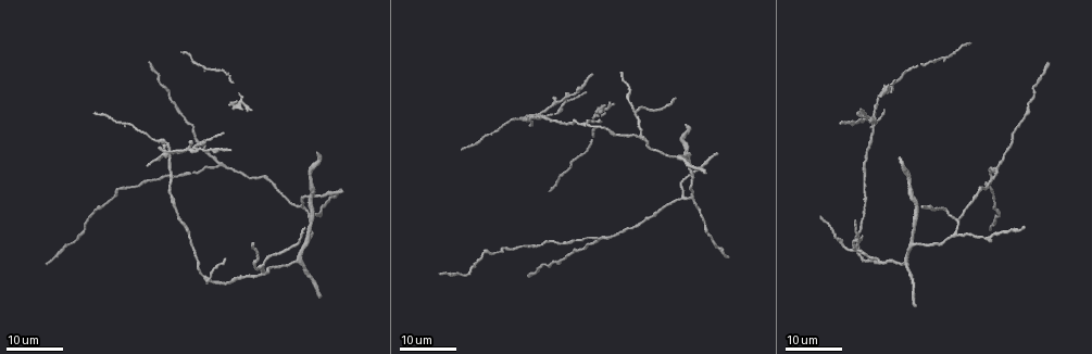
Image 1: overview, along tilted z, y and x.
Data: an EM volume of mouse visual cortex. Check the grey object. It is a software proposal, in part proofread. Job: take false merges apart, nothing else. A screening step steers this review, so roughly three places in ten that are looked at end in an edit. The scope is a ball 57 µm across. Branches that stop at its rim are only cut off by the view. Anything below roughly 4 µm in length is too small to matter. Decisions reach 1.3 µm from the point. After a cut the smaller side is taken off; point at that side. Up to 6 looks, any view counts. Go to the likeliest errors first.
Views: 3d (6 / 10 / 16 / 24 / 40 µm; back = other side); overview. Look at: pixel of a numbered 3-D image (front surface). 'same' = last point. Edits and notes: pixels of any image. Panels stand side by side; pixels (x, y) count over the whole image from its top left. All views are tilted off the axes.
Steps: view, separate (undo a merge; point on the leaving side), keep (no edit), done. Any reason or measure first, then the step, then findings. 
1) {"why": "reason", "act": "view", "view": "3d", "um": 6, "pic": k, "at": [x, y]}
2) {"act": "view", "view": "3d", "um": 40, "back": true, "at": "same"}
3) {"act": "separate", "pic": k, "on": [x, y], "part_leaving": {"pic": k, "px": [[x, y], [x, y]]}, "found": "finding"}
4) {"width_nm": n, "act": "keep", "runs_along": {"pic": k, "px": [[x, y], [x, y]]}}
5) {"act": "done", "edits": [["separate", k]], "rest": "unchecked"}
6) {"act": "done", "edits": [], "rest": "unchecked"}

{"why": "a fork", "act": "view", "view": "3d", "um": 24, "pic": 1, "at": [879, 264]}

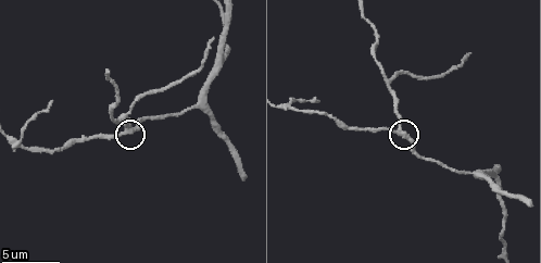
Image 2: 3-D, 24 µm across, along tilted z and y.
{"act": "view", "view": "3d", "um": 6, "pic": 2, "at": [398, 133]}

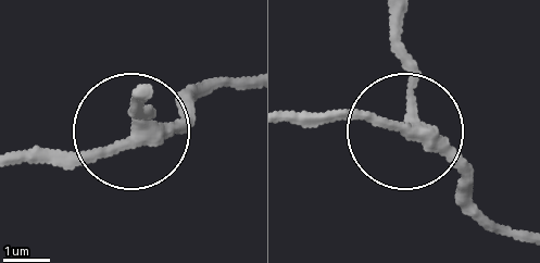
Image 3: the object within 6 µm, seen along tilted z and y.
{"act": "keep", "runs_along": {"pic": 3, "px": [[220, 83], [140, 128], [141, 87]]}, "found": "one neuron here"}

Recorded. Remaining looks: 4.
{"why": "four or more arms meet", "act": "view", "view": "3d", "um": 16, "pic": 1, "at": [171, 150]}

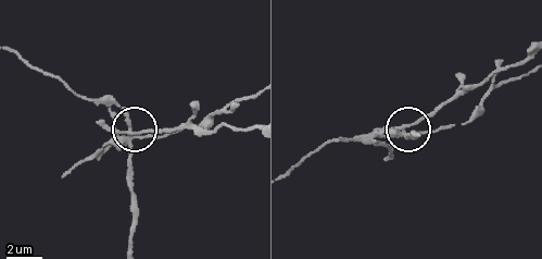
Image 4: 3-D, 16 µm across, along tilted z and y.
{"act": "view", "view": "3d", "um": 10, "at": "same"}

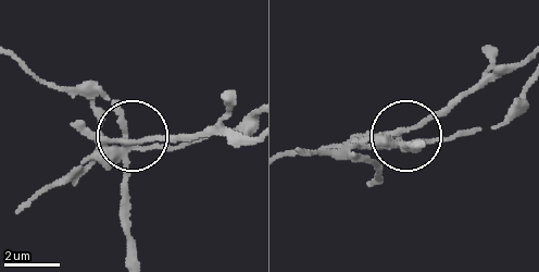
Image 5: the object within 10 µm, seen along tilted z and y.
{"act": "separate", "pic": 5, "on": [87, 171], "part_leaving": {"pic": 5, "px": [[127, 153], [202, 139], [246, 122]]}, "found": "two neurons meet here"}

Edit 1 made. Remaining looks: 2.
{"why": "a fork", "act": "view", "view": "3d", "um": 24, "pic": 1, "at": [602, 237]}

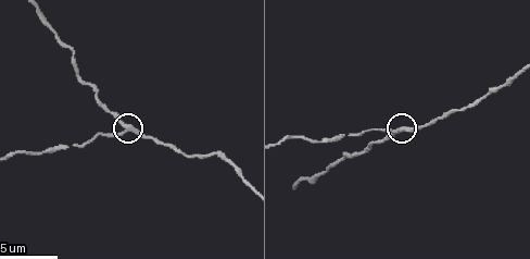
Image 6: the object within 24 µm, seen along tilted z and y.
{"act": "view", "view": "3d", "um": 6, "pic": 6, "at": [400, 129]}

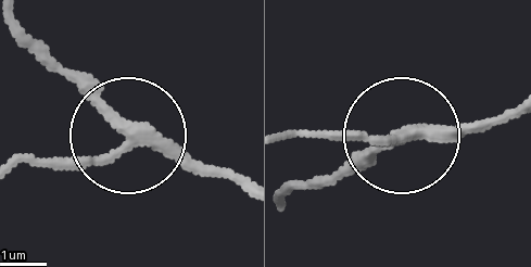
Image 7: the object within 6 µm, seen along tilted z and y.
{"side_arm_um": 25, "arms": 3, "act": "keep", "found": "continuous, no second neuron"}

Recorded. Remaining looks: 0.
{"act": "done", "edits": [["separate", 5]], "rest": "unchecked"}

